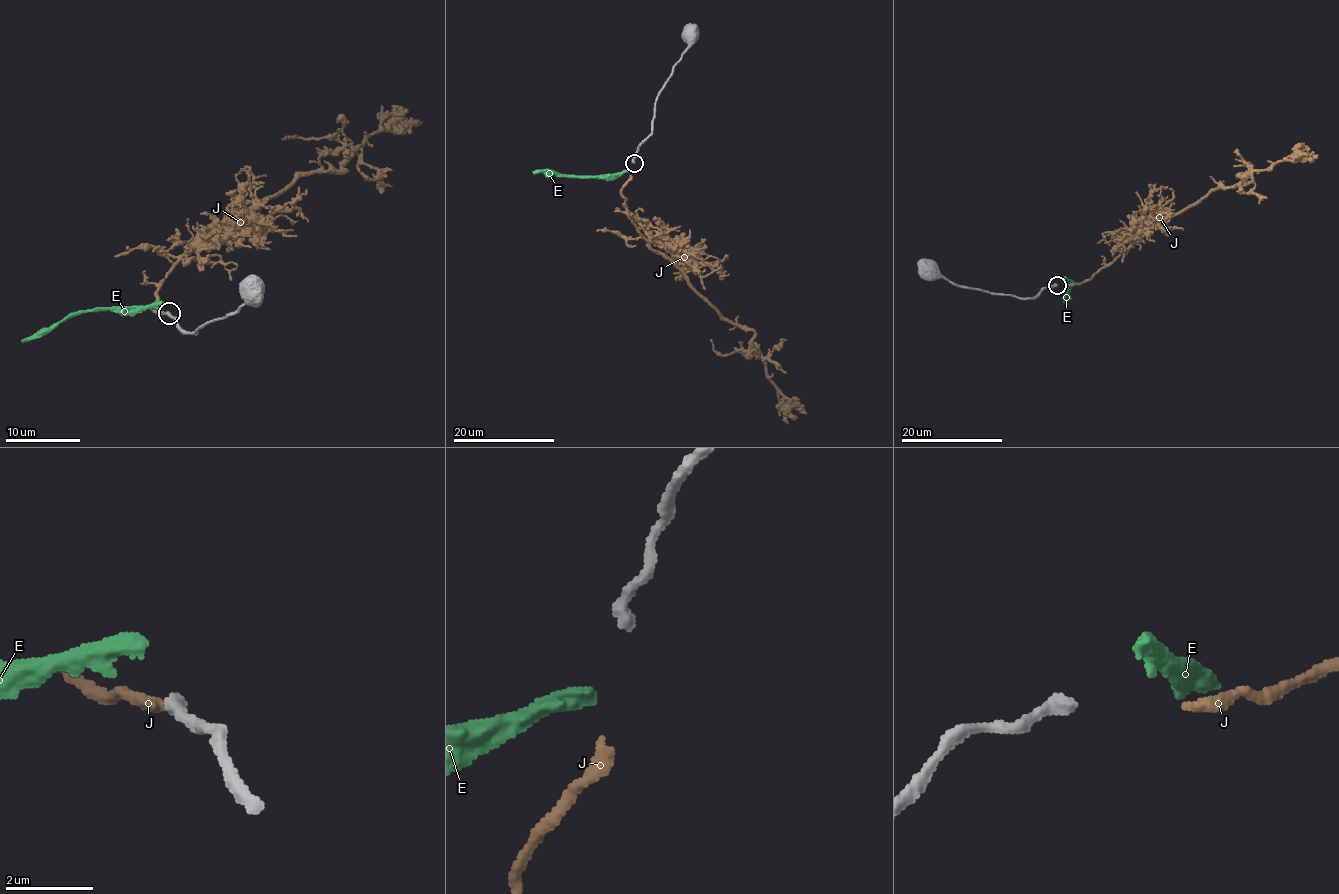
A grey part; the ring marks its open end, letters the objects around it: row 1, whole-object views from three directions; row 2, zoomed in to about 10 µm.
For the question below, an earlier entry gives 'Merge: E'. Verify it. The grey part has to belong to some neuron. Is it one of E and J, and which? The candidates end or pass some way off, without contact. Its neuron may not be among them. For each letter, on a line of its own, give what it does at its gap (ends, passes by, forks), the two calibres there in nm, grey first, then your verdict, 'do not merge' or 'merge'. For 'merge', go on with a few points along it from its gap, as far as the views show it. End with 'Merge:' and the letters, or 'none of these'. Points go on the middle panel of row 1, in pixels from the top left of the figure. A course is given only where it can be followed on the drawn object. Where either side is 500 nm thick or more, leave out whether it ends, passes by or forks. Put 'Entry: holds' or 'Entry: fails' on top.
Entry: fails
E: it ends; calibres 280 and 400 nm; do not merge
J: it ends; calibres 280 and 320 nm; do not merge
Merge: none of these

